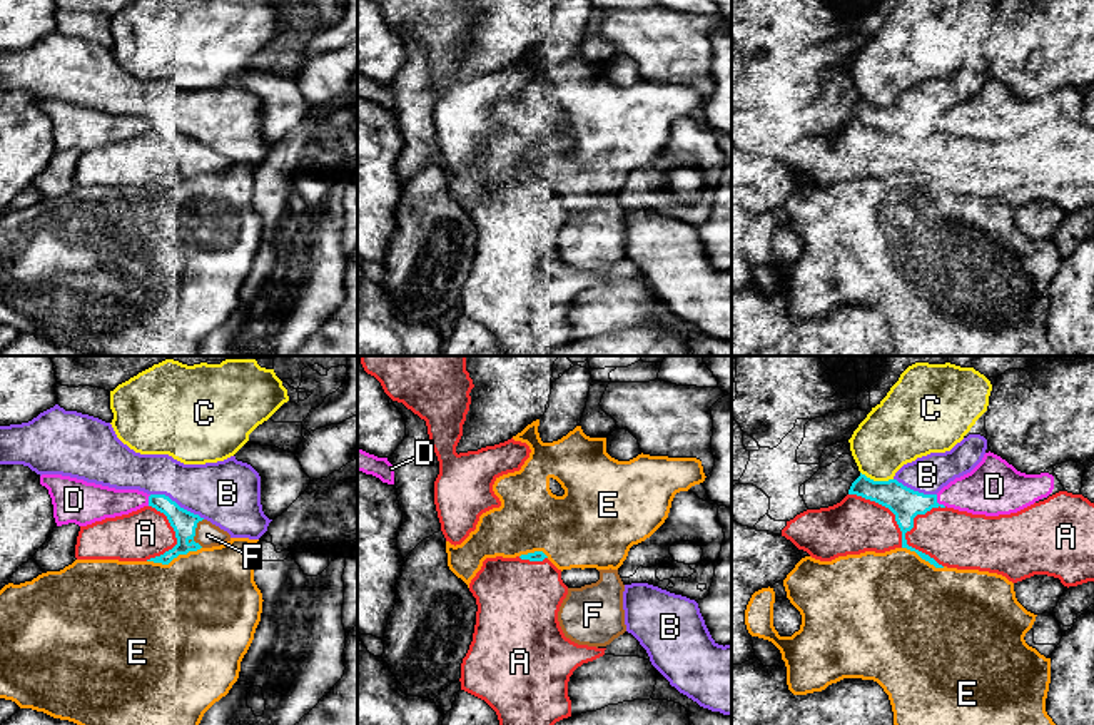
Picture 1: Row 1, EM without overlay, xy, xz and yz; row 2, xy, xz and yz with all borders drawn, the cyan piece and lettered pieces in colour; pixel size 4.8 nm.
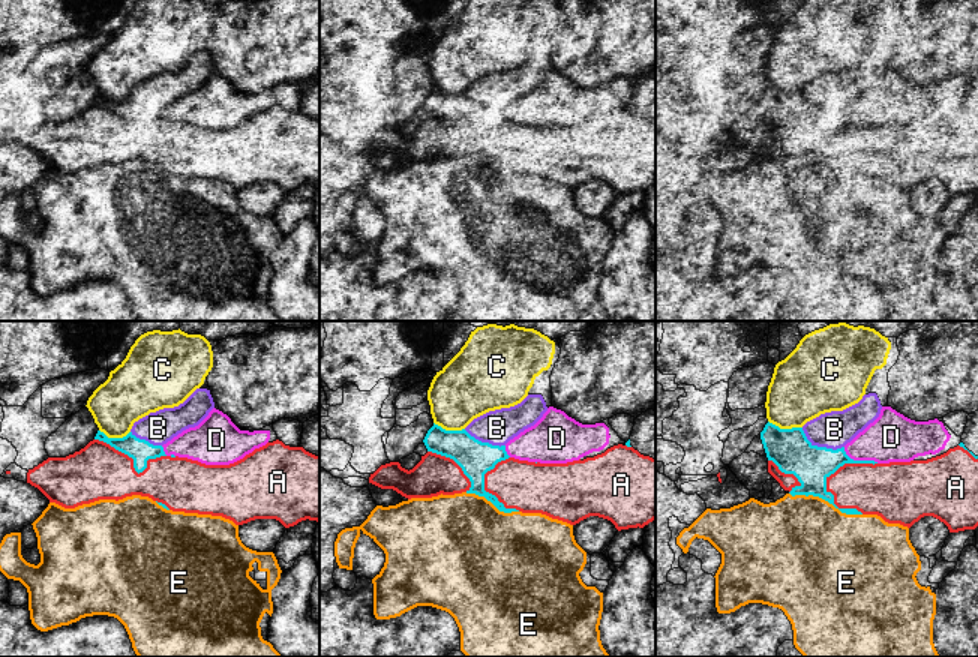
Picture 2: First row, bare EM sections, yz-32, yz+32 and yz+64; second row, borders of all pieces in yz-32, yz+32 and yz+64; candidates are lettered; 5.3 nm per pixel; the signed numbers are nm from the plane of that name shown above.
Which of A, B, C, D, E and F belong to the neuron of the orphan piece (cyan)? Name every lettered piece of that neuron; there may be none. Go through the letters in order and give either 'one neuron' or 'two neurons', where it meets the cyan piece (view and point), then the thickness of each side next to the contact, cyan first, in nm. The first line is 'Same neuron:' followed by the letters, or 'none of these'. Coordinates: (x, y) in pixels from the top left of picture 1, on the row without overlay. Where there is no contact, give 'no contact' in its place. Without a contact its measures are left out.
Same neuron: F
A: two neurons; meets cyan in yz at (897, 149); 150 nm thick on the cyan side, 260 nm on the other
B: two neurons; meets cyan in xy at (176, 129); 120 nm thick on the cyan side, 320 nm on the other
C: two neurons; meets cyan in yz at (877, 107); 150 nm thick on the cyan side, 320 nm on the other
D: two neurons; meets cyan in yz at (936, 127); 150 nm thick on the cyan side, 240 nm on the other
E: two neurons; meets cyan in xy at (174, 182); 120 nm thick on the cyan side, 480 nm on the other
F: one neuron; meets cyan in xy at (194, 159); 120 nm thick on the cyan side, 120 nm on the other

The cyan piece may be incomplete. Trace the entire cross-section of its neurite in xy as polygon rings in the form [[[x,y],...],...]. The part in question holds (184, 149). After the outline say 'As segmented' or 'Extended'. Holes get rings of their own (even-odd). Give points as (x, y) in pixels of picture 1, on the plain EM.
[[[150,120],[149,132],[164,139],[175,157],[177,170],[160,182],[147,187],[169,190],[179,180],[197,177],[200,174],[220,172],[230,167],[230,160],[210,147],[180,134],[165,120]]]. Extended

